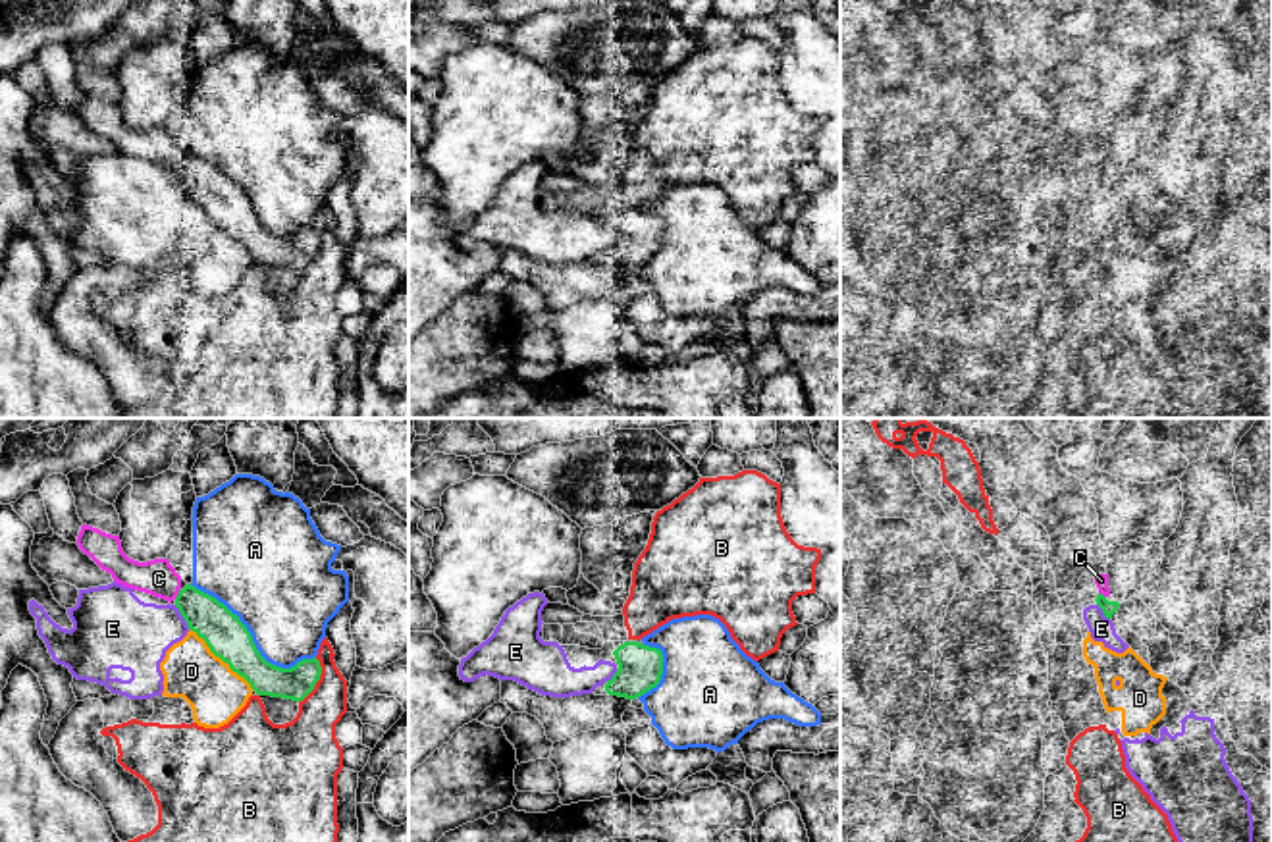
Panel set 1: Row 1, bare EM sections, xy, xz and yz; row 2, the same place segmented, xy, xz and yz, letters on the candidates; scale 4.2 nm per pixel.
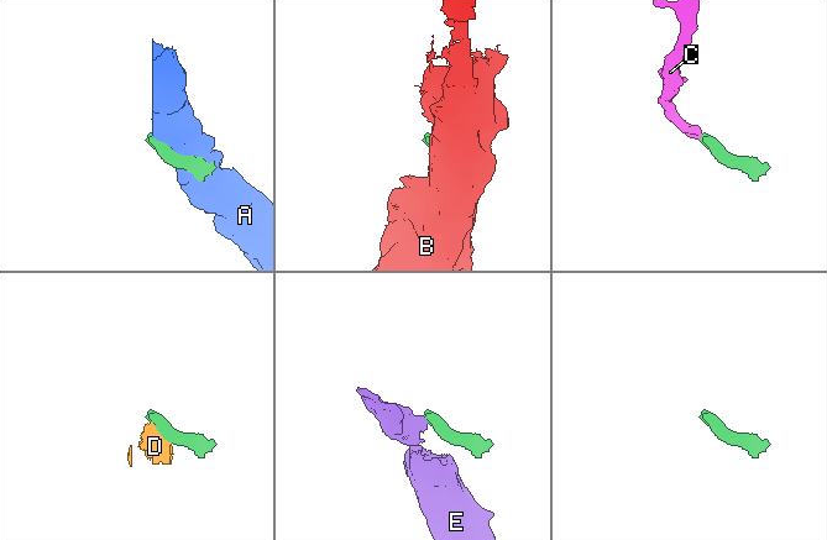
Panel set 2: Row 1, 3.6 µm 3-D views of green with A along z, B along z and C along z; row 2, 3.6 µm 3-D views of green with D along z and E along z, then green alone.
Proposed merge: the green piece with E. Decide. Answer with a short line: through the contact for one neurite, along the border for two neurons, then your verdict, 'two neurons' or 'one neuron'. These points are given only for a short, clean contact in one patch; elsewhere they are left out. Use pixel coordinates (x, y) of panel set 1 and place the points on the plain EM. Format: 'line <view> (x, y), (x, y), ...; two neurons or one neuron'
two neurons

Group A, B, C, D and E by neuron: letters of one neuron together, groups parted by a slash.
A / B / C / D E

